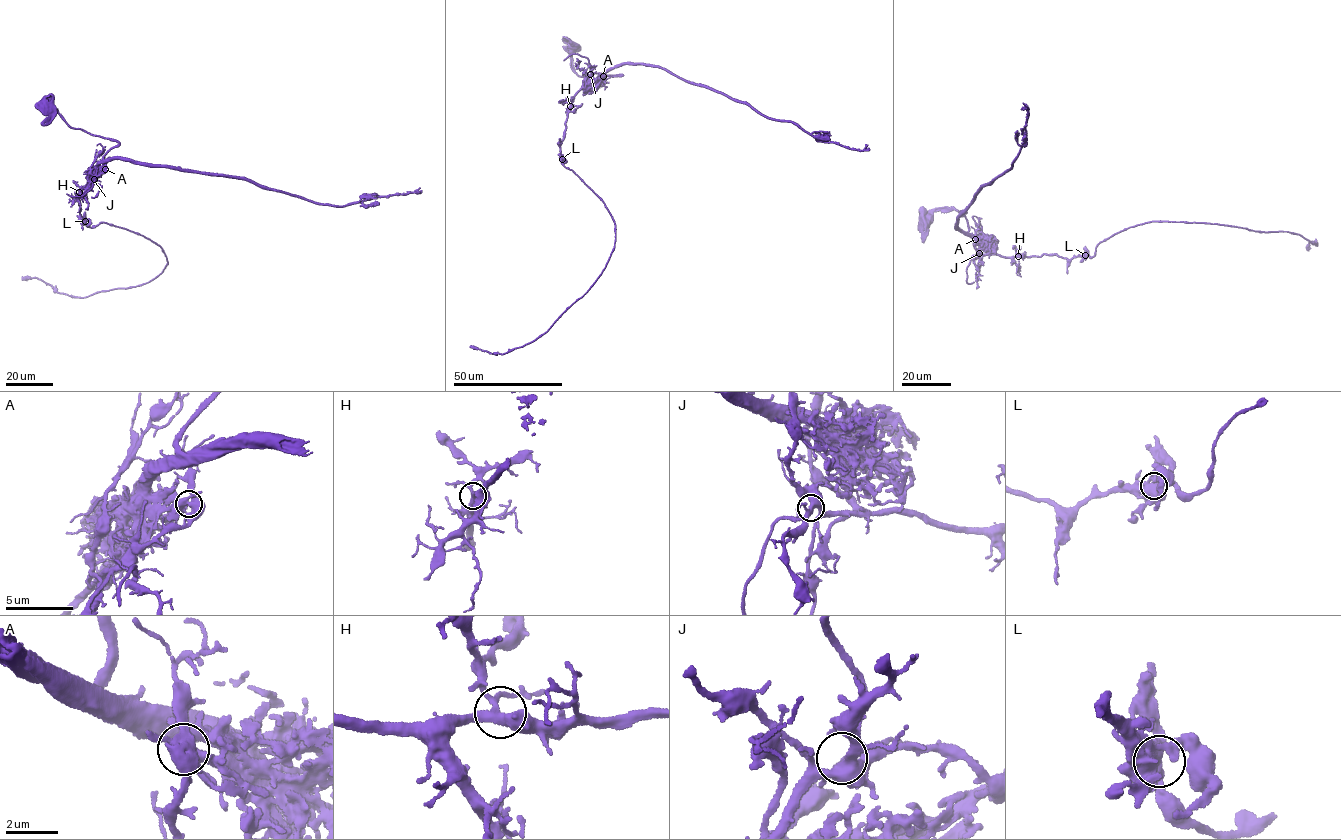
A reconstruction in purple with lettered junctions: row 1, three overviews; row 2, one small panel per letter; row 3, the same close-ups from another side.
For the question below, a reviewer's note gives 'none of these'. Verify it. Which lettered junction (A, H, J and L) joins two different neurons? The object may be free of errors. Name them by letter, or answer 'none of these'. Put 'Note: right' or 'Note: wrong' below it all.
A
Note: wrong

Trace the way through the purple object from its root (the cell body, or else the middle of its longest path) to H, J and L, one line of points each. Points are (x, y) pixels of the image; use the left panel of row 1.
H: (48, 110), (45, 99), (70, 127), (119, 142), (103, 156), (89, 182), (79, 192)
J: (48, 110), (45, 99), (70, 127), (119, 142), (103, 156), (94, 179)
L: (48, 110), (45, 99), (70, 127), (119, 142), (103, 156), (89, 182), (80, 192), (79, 216), (85, 221)

